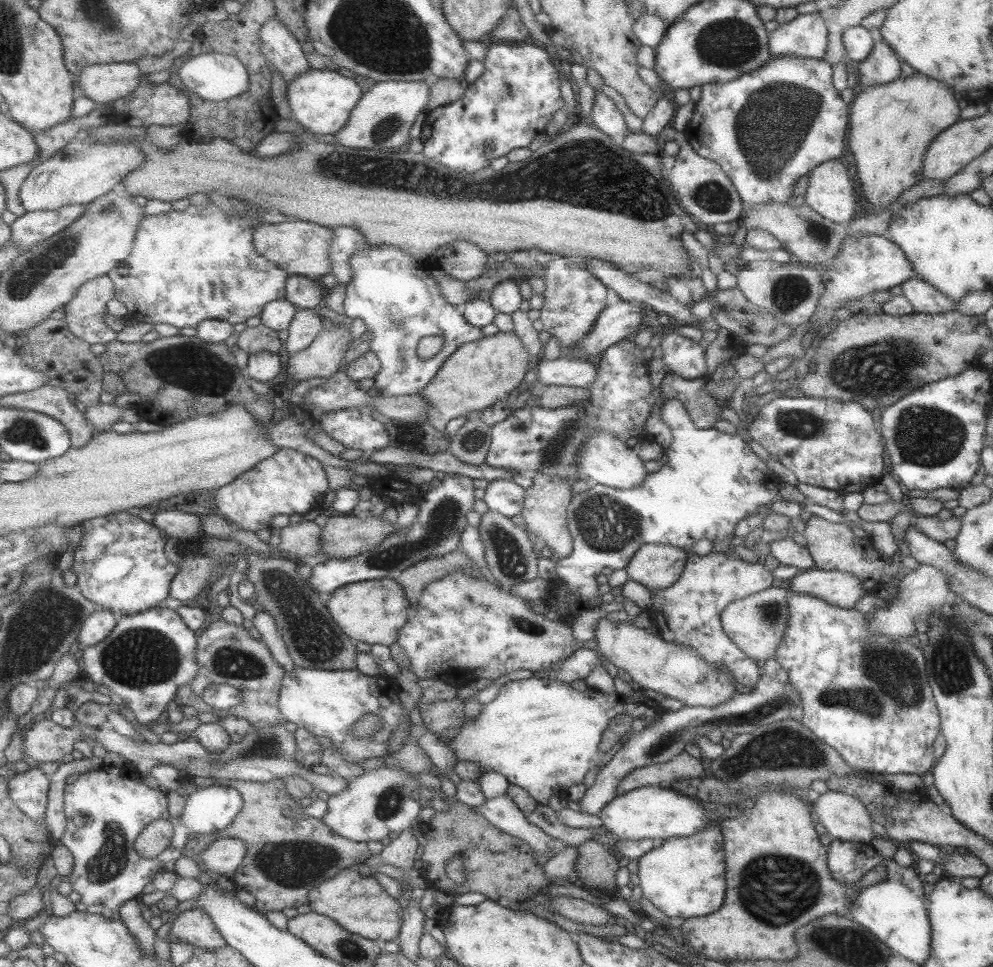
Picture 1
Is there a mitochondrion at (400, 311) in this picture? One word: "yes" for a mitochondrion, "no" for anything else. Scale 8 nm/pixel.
yes

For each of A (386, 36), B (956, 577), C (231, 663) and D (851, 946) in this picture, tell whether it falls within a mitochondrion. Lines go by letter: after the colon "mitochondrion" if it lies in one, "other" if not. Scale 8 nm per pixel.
A: mitochondrion
B: other
C: mitochondrion
D: mitochondrion

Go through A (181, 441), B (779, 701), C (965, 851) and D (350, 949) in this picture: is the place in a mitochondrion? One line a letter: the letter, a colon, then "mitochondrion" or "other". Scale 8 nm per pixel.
A: other
B: mitochondrion
C: other
D: mitochondrion

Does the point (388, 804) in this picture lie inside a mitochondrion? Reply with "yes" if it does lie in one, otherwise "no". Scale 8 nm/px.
yes

